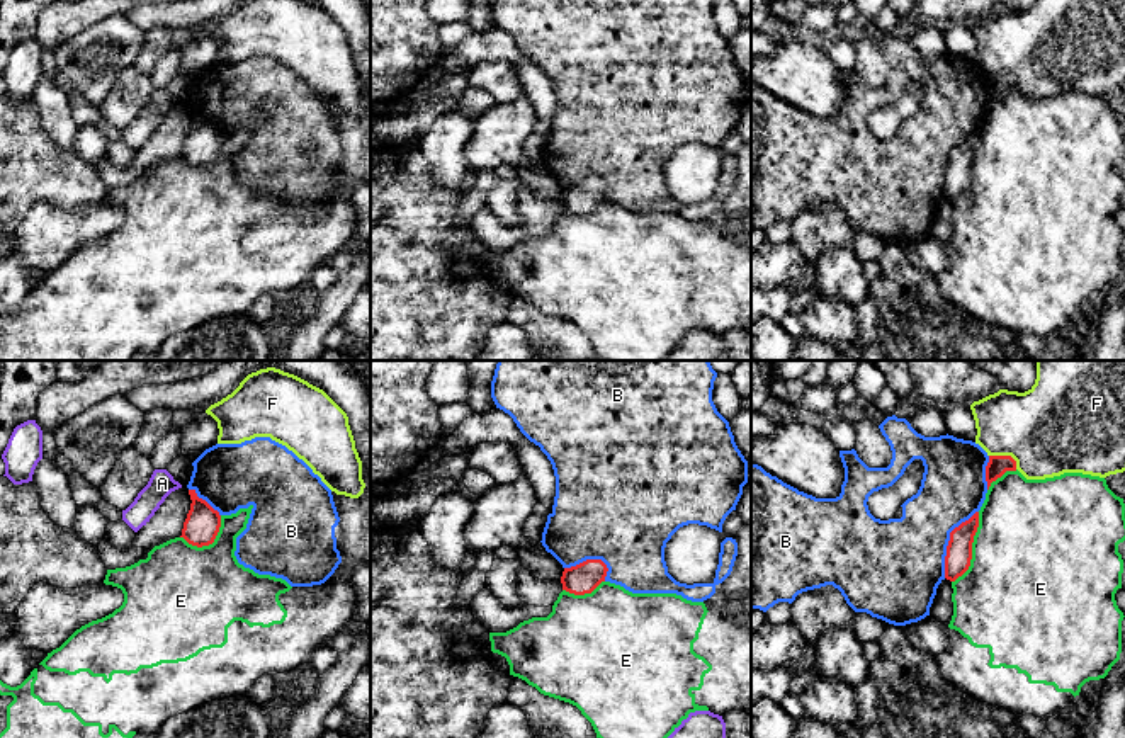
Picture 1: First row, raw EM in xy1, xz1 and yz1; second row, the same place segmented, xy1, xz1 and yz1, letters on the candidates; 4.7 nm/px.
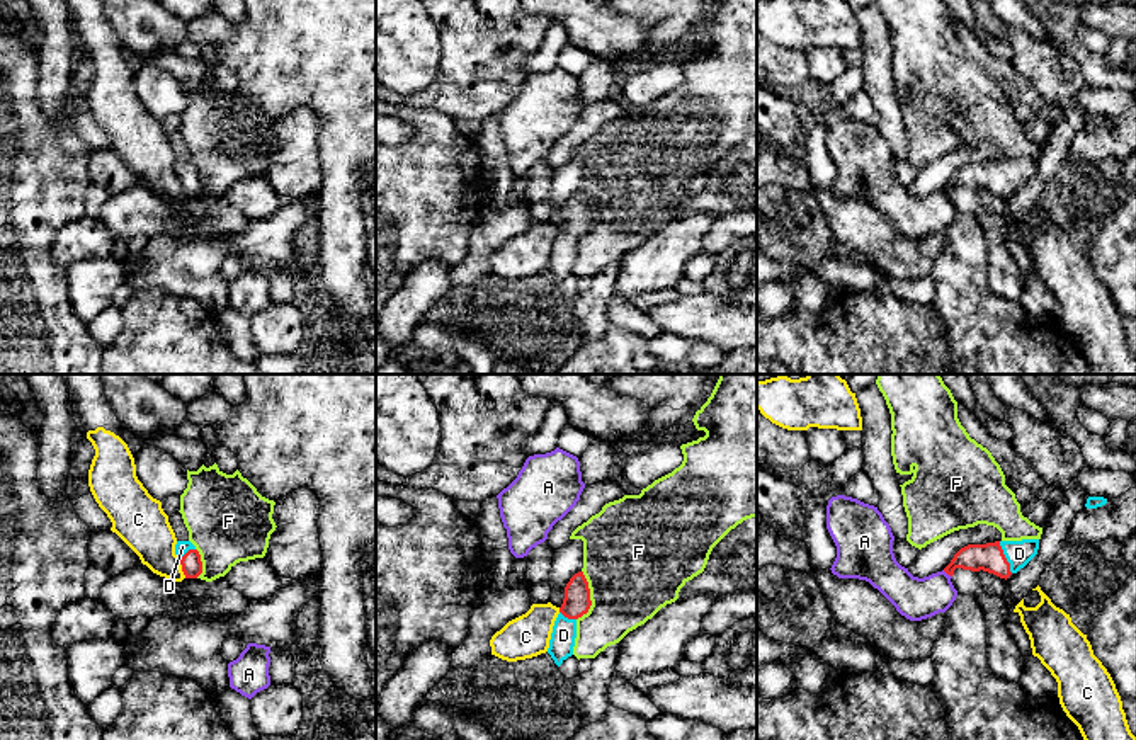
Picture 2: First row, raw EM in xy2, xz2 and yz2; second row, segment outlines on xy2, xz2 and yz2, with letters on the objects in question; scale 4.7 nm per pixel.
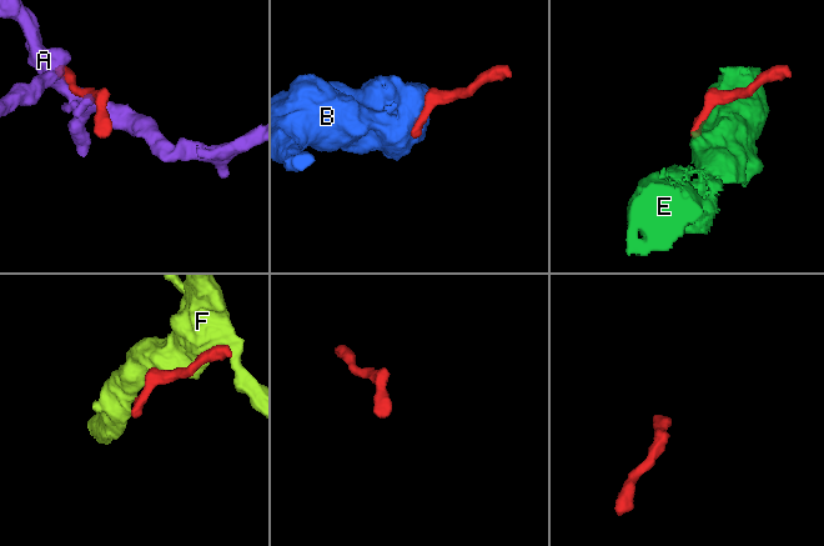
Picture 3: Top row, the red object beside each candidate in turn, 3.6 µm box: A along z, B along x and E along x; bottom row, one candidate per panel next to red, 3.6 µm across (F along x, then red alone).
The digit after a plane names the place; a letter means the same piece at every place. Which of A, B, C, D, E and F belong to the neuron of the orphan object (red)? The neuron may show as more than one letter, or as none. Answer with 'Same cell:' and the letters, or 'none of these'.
Same cell: D

